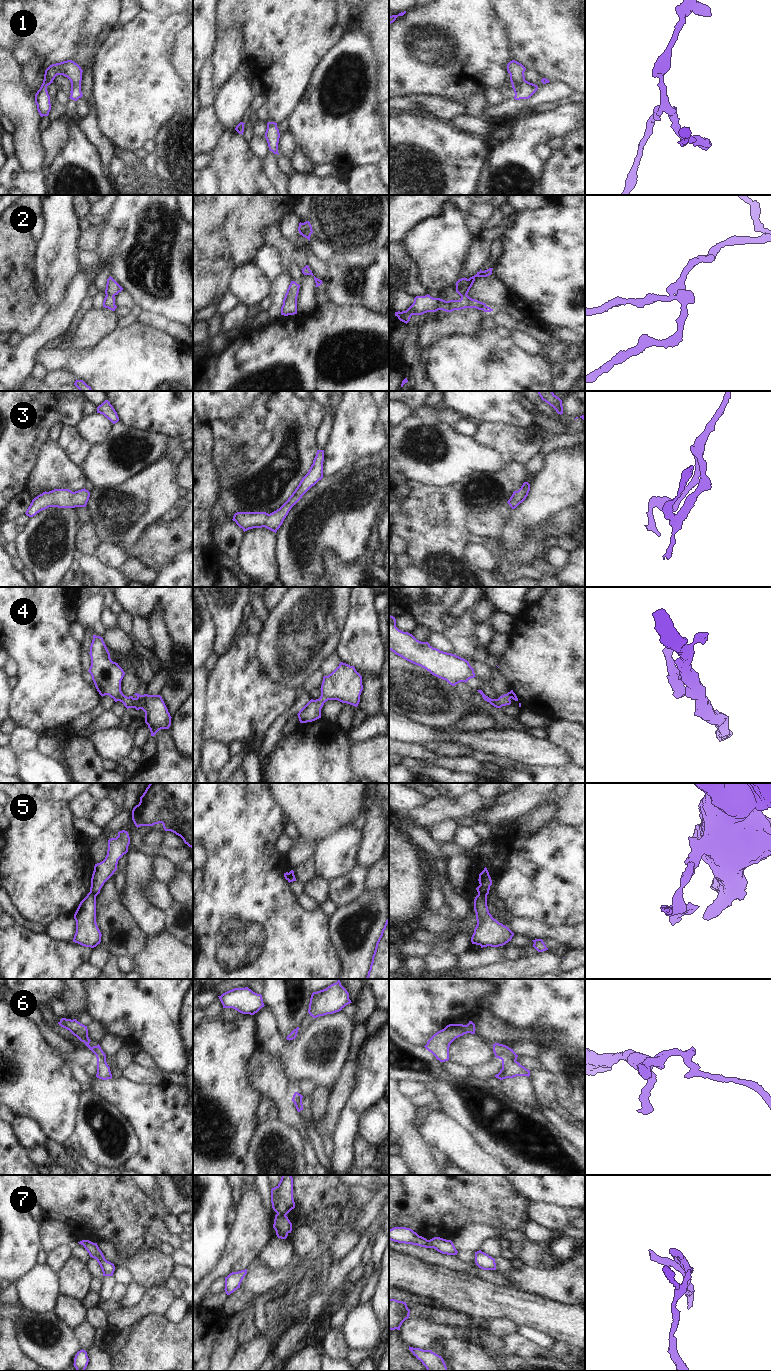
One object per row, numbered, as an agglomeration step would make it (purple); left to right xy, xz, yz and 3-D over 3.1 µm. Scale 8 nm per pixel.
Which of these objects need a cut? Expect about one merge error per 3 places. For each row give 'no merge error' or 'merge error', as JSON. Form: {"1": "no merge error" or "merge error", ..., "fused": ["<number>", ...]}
{"1": "no merge error", "2": "no merge error", "3": "no merge error", "4": "no merge error", "5": "merge error", "6": "merge error", "7": "merge error", "fused": ["5", "6", "7"]}

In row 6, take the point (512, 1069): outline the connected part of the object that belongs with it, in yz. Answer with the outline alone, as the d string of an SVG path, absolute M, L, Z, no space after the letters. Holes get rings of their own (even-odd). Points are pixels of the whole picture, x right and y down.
M502 1060L502 1069L498 1074L495 1075L496 1078L503 1080L506 1078L513 1078L516 1076L530 1076L530 1070L526 1069L517 1061L509 1062L507 1060Z

